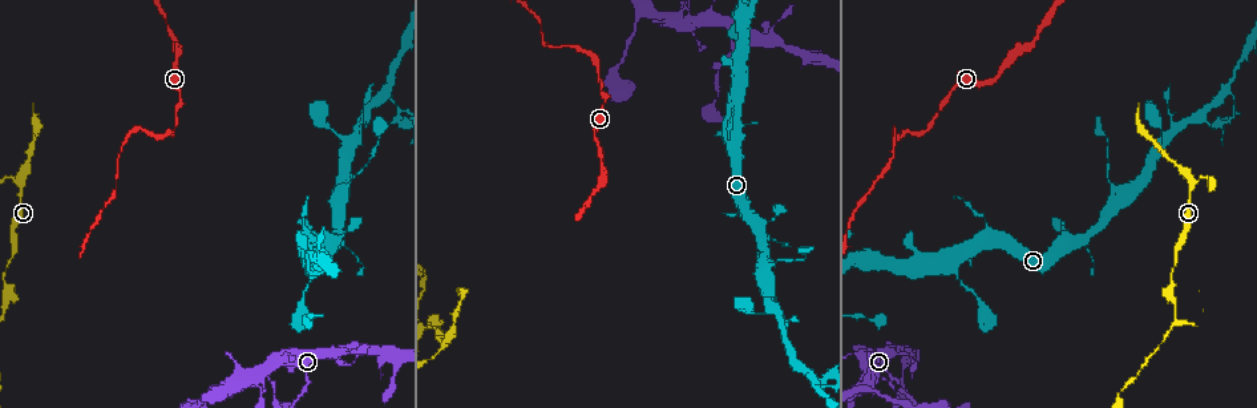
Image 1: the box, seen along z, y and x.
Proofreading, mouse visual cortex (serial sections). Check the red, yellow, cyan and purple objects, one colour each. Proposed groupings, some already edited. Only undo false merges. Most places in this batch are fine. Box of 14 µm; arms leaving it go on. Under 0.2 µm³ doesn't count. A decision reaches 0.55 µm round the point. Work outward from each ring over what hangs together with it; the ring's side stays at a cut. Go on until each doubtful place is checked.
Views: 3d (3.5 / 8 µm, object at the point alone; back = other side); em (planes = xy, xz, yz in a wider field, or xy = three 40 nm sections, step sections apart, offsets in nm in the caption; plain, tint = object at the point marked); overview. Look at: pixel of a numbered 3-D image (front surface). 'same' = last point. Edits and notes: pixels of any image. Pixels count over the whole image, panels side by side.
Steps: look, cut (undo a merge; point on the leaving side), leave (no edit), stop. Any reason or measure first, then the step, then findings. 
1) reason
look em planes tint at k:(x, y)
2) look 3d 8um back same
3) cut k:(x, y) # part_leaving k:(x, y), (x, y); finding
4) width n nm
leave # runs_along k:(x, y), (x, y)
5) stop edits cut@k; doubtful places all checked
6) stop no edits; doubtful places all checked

abrupt turn
look 3d 3.5um at 1:(135, 130)

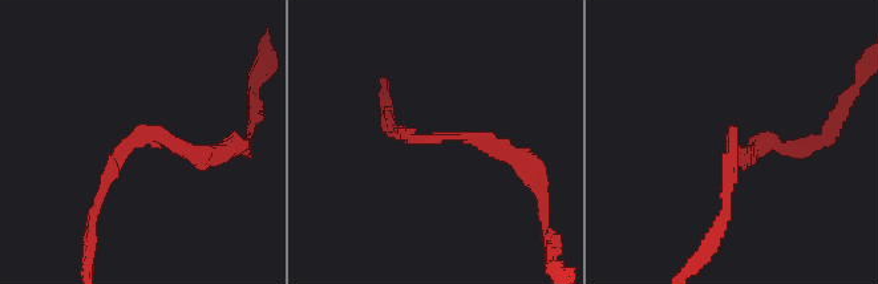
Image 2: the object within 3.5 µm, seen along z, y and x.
arm_widths 150, 200 nm
look em xy step 5 tint at 2:(435, 140)

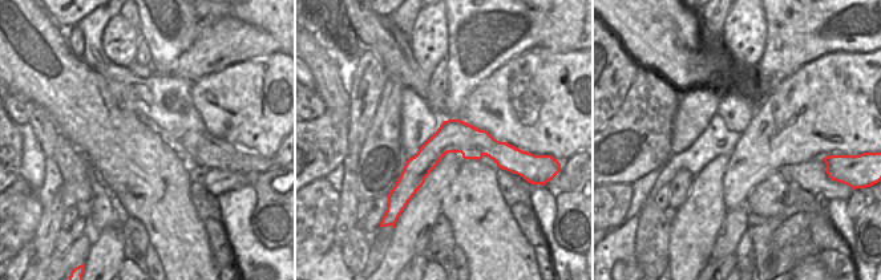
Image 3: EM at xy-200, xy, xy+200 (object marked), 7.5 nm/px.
leave # runs_along 3:(512, 154), (443, 143), (397, 189); all the same cell

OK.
a narrow waist
look 3d 3.5um at 1:(1199, 180)

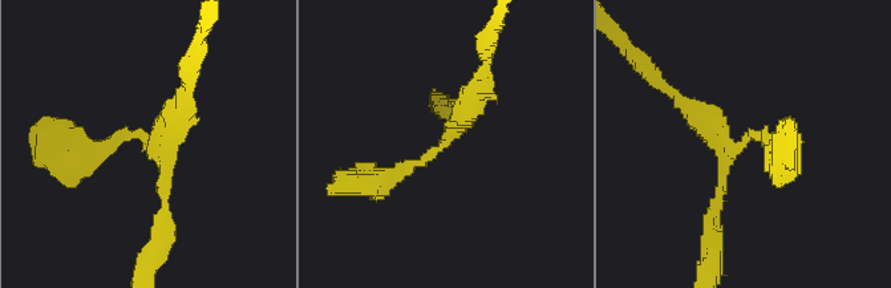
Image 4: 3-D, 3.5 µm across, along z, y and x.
leave # runs_along 4:(461, 113), (437, 151), (380, 174); continuous, no second cell

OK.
two arms in line, one across
look 3d 3.5um at 1:(1226, 92)

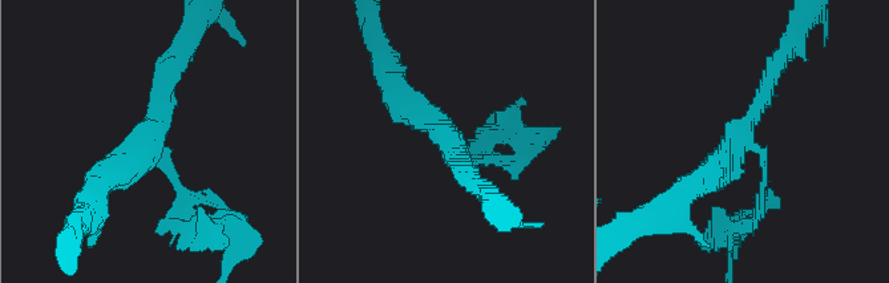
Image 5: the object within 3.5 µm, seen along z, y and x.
look em xy step 3 tint at 5:(734, 142)

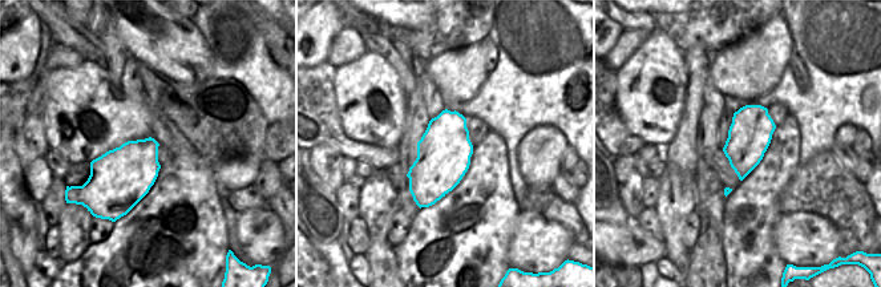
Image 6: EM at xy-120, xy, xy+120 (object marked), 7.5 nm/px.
arms 3
leave # runs_along 5:(689, 190), (730, 153), (774, 68); continuous, no second cell

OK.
stop no edits; doubtful places all checked

